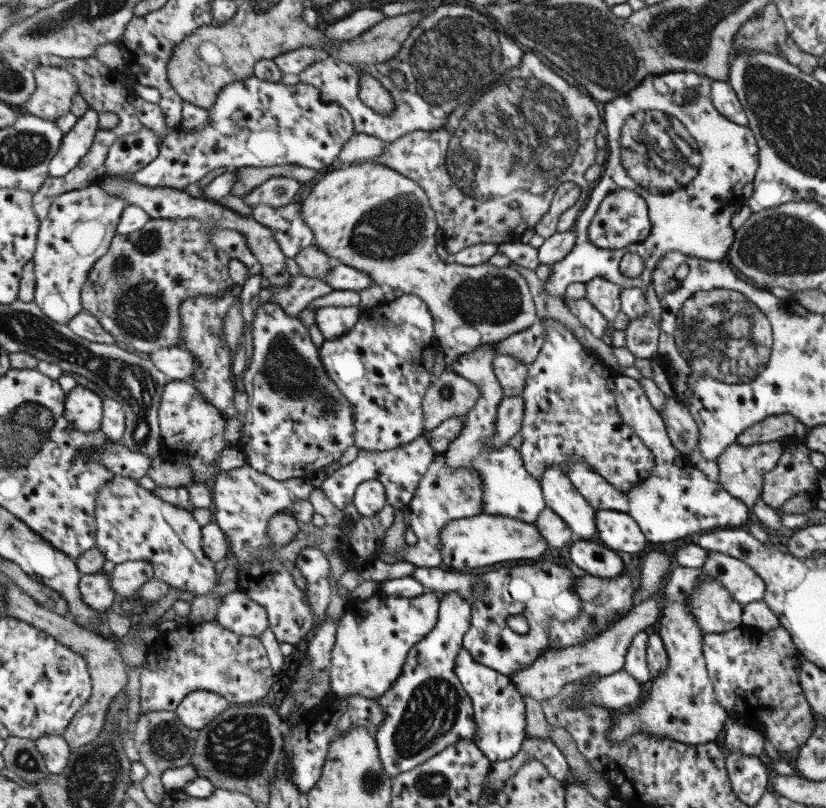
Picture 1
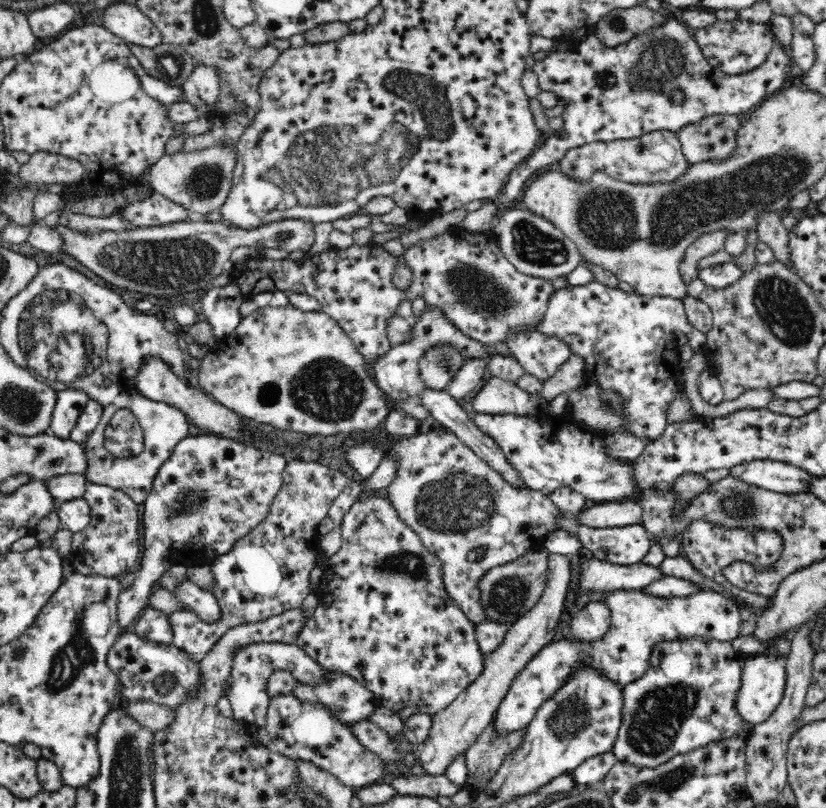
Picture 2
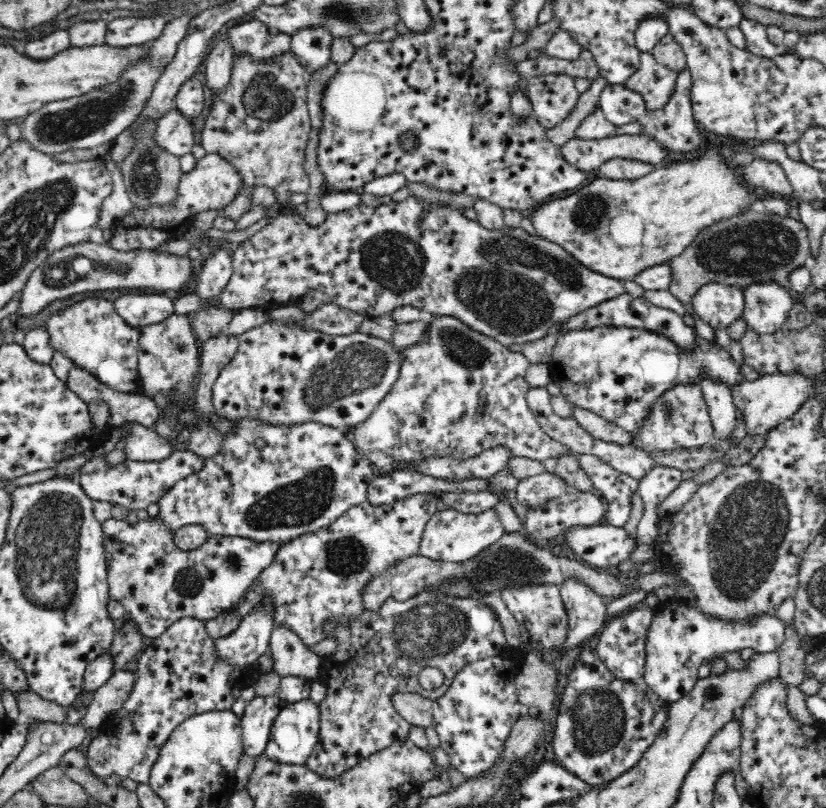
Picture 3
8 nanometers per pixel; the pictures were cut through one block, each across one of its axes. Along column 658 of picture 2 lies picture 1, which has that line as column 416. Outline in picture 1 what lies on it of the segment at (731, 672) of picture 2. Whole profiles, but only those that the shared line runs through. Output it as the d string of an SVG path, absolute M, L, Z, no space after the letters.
M456 592L439 595L439 597L437 621L434 628L431 628L424 639L419 640L407 651L406 659L402 664L402 672L391 683L391 686L376 698L378 705L384 712L384 719L372 737L376 742L383 771L389 778L423 764L424 760L442 751L443 748L453 744L456 740L472 740L475 732L470 698L463 690L453 669L454 660L462 647L463 634L467 633L470 626L470 603L469 600L465 600Z

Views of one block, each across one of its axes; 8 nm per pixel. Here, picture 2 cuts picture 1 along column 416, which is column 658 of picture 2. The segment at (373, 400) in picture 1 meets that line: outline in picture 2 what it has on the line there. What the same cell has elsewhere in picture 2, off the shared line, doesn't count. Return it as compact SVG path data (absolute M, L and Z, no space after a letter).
M590 282L578 287L568 286L558 289L548 300L544 316L538 324L539 331L548 336L559 336L571 347L570 350L585 360L586 381L597 382L604 390L613 390L622 395L623 412L627 420L632 420L628 432L646 440L656 440L664 434L666 408L668 402L678 399L680 390L681 363L678 349L672 339L676 330L684 332L692 344L694 352L700 353L706 340L704 333L711 328L712 311L699 298L686 296L683 301L668 297L651 297L638 293L627 293L618 288L608 288L598 282Z

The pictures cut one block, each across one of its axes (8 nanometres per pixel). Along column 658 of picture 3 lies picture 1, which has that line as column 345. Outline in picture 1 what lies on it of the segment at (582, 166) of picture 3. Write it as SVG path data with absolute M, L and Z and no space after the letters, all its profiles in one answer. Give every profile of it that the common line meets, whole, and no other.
M354 132L347 143L343 144L341 151L337 154L337 159L343 163L343 166L358 161L373 161L375 157L383 153L385 144L374 136Z

